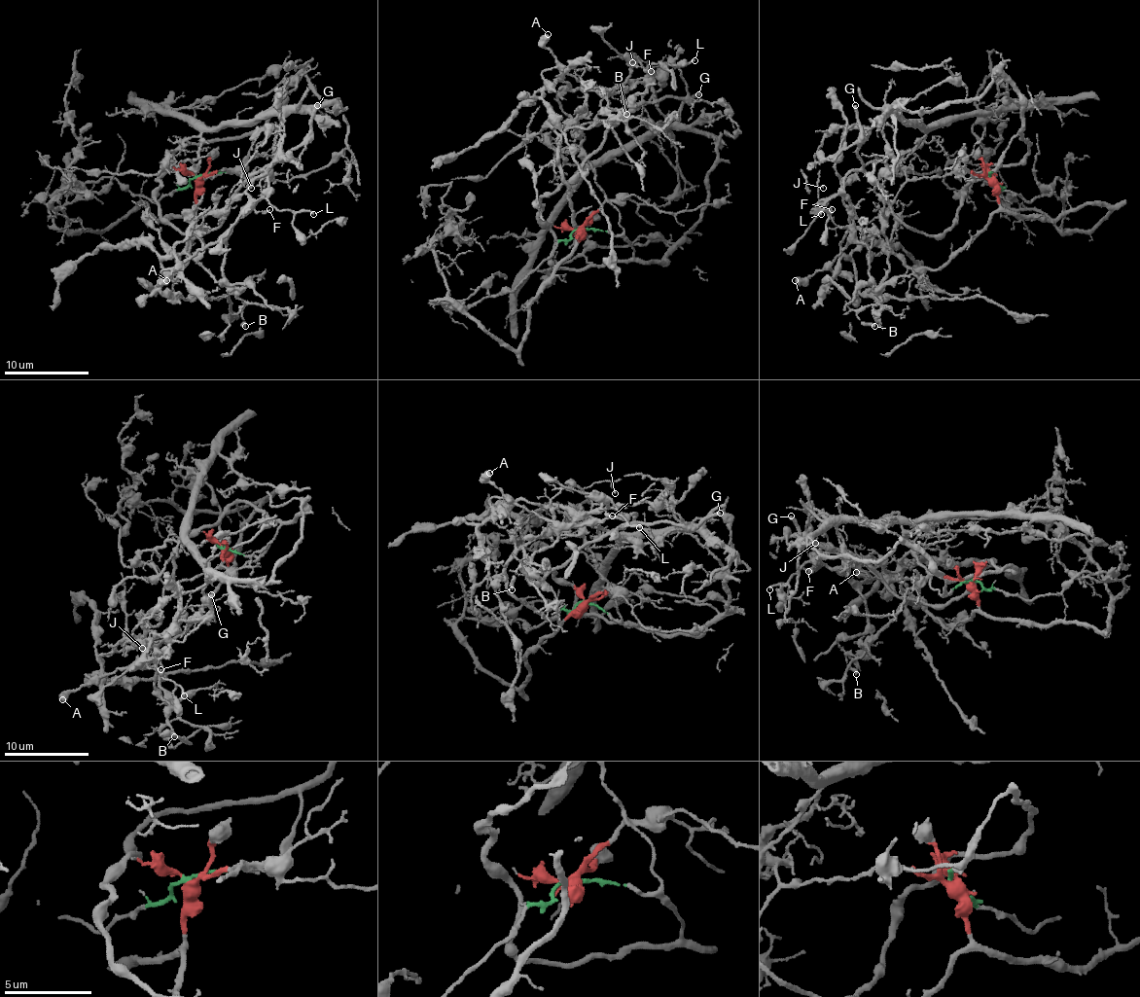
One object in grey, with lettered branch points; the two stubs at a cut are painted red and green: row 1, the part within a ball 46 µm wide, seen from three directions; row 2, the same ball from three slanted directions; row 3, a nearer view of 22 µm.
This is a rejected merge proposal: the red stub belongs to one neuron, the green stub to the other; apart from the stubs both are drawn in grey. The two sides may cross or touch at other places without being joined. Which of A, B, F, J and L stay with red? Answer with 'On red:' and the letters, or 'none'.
On red: B, F, J

